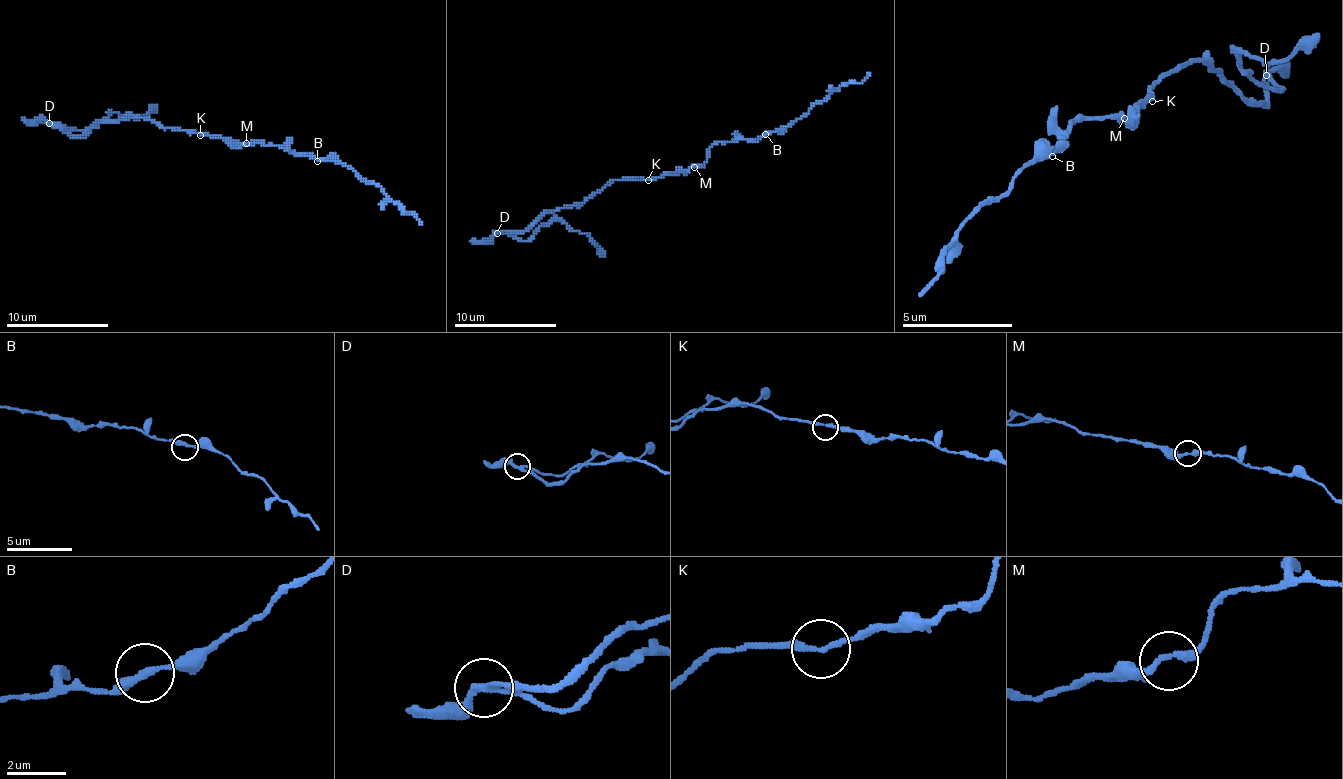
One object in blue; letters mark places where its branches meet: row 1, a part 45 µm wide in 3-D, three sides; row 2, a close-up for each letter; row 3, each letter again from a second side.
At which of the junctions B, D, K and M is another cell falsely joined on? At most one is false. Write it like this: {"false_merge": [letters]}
{"false_merge": ["D"]}

